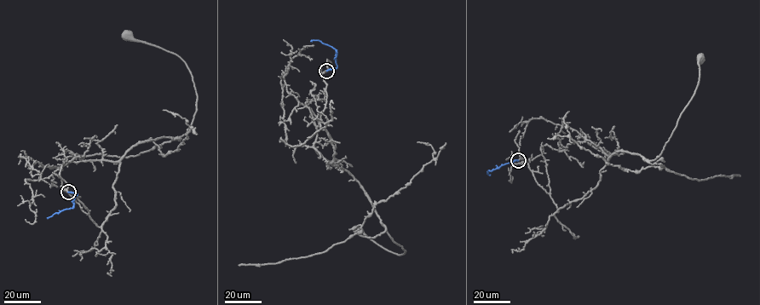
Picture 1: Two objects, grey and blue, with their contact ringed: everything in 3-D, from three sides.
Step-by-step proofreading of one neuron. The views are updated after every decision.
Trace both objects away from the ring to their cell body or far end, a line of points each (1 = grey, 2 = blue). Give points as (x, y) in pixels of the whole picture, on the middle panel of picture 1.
1: (327, 71), (319, 123), (334, 149), (331, 164), (359, 182), (405, 251), (383, 248), (358, 229)
2: (327, 71), (336, 68), (336, 50), (319, 40), (310, 41)

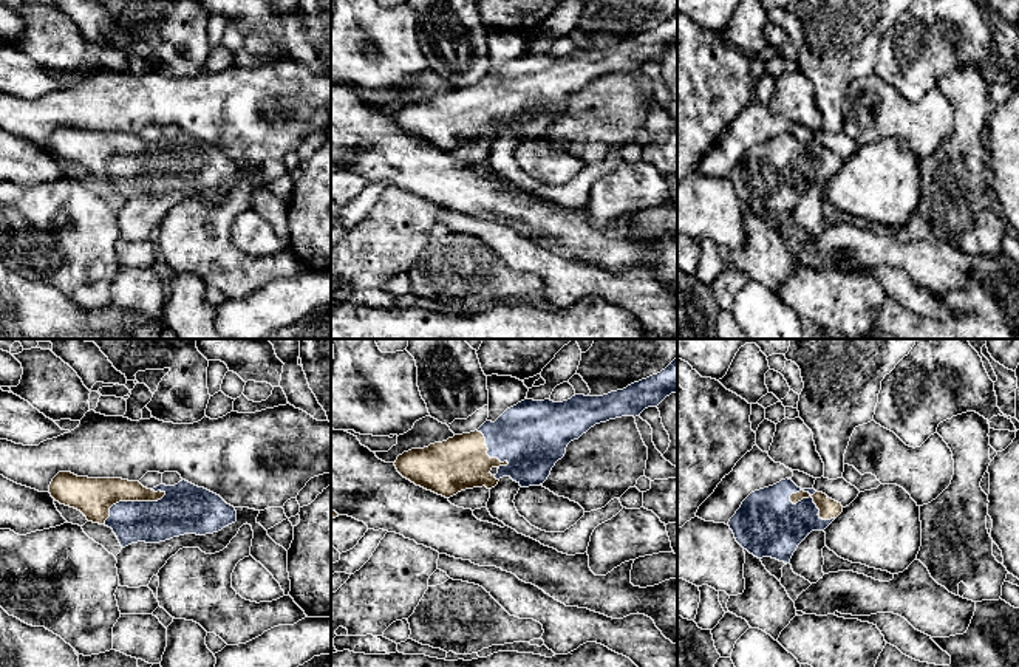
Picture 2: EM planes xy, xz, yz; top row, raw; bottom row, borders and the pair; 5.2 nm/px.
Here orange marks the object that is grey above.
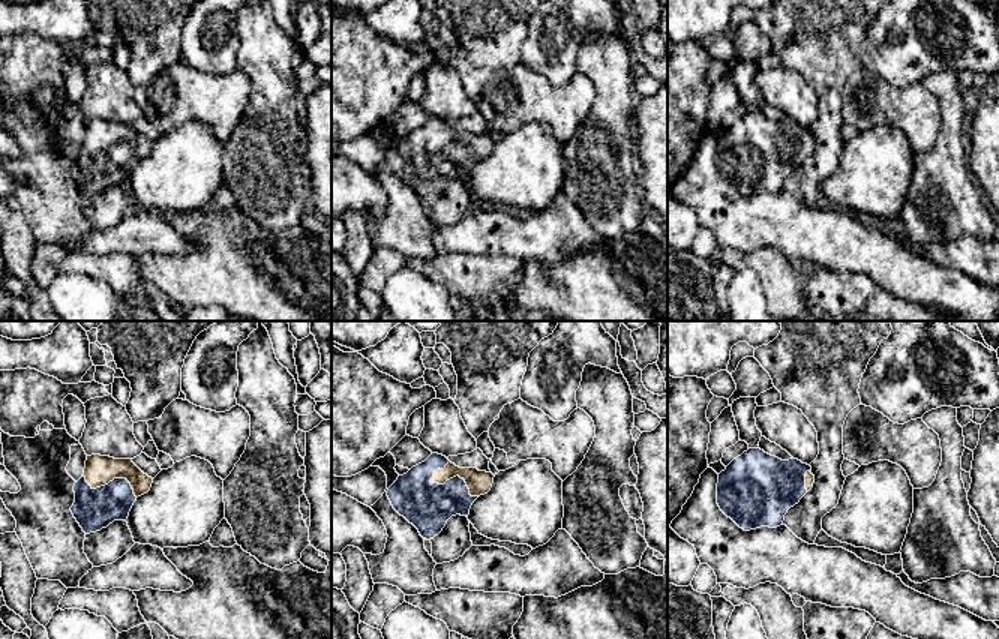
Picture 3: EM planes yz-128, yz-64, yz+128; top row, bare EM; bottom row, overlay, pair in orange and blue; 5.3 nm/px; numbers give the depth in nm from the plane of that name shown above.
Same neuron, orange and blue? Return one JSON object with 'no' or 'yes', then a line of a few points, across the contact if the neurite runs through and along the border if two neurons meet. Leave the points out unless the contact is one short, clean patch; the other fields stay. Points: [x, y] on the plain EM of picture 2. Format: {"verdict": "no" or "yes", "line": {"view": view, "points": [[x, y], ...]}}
{"verdict": "yes"}

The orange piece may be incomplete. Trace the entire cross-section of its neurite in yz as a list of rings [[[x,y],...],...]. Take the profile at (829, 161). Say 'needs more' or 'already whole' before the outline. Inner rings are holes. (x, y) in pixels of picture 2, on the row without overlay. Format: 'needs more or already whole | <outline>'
needs more | [[[786,132],[751,145],[728,180],[736,195],[755,210],[789,217],[812,184],[824,184],[841,166],[841,156]]]

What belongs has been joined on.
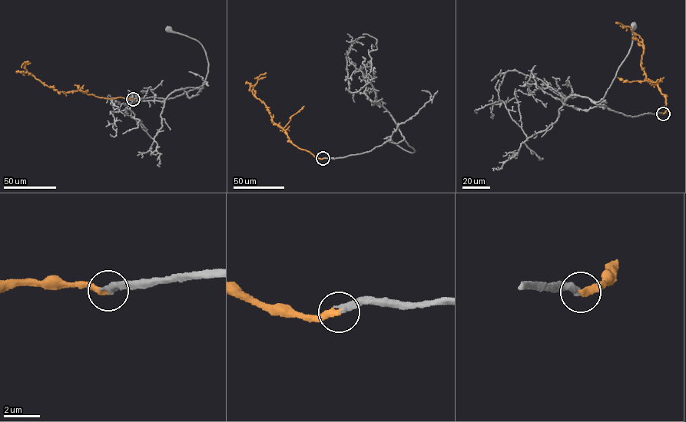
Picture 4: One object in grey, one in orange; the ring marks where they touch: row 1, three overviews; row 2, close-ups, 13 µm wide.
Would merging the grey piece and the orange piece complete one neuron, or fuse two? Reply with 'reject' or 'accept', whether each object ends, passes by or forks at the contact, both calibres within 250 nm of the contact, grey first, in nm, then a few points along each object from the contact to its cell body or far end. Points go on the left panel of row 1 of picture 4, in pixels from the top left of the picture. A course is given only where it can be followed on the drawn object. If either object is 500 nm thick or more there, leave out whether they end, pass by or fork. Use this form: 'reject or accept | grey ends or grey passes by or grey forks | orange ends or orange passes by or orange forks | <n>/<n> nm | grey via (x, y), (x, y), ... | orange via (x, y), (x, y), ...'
accept | grey ends | orange ends | 400/360 nm | grey via (133, 99), (173, 98), (199, 88), (206, 77), (208, 64), (200, 44), (168, 29) | orange via (133, 99), (101, 97), (81, 90), (58, 92), (28, 72), (23, 64), (28, 61)

